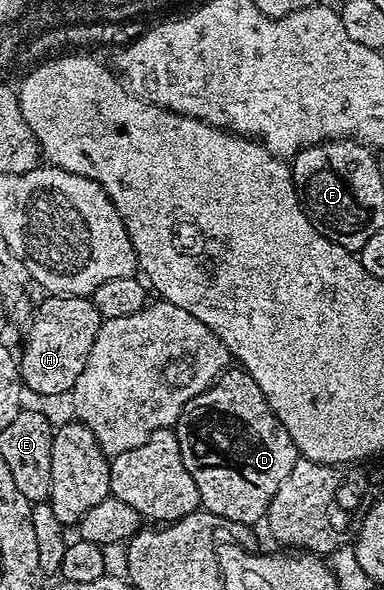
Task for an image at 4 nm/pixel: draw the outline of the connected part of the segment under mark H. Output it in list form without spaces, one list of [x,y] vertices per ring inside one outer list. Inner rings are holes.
[[[46,296],[43,302],[37,303],[36,309],[29,319],[30,331],[26,334],[26,343],[20,350],[20,373],[23,387],[34,394],[43,394],[46,398],[54,398],[57,394],[69,395],[74,389],[76,380],[80,380],[80,372],[84,372],[84,364],[88,364],[88,356],[92,352],[92,344],[100,332],[104,321],[102,313],[94,307],[93,301],[86,296]]]

